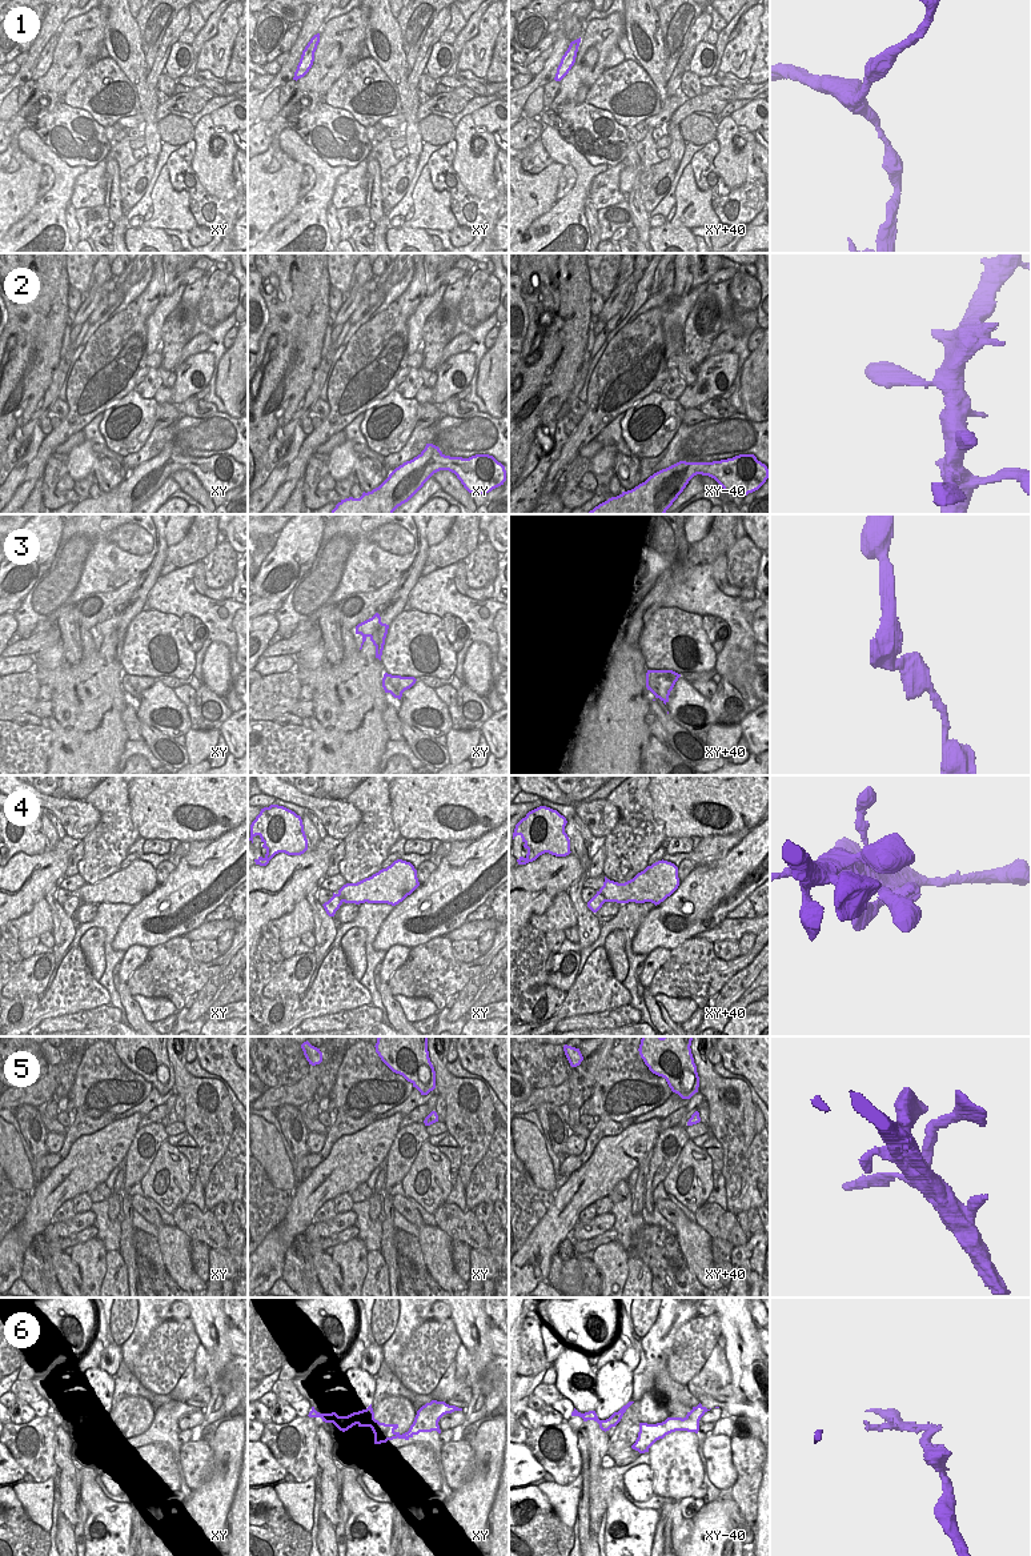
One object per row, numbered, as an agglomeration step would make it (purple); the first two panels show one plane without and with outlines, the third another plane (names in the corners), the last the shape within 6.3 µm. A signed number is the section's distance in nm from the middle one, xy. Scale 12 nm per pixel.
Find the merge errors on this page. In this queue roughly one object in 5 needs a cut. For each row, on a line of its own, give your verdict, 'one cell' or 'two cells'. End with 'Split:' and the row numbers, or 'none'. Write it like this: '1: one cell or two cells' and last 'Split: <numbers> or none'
1: one cell
2: two cells
3: one cell
4: one cell
5: one cell
6: one cell
Split: 2

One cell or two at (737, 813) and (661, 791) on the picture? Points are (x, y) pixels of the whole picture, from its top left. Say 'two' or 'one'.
one

